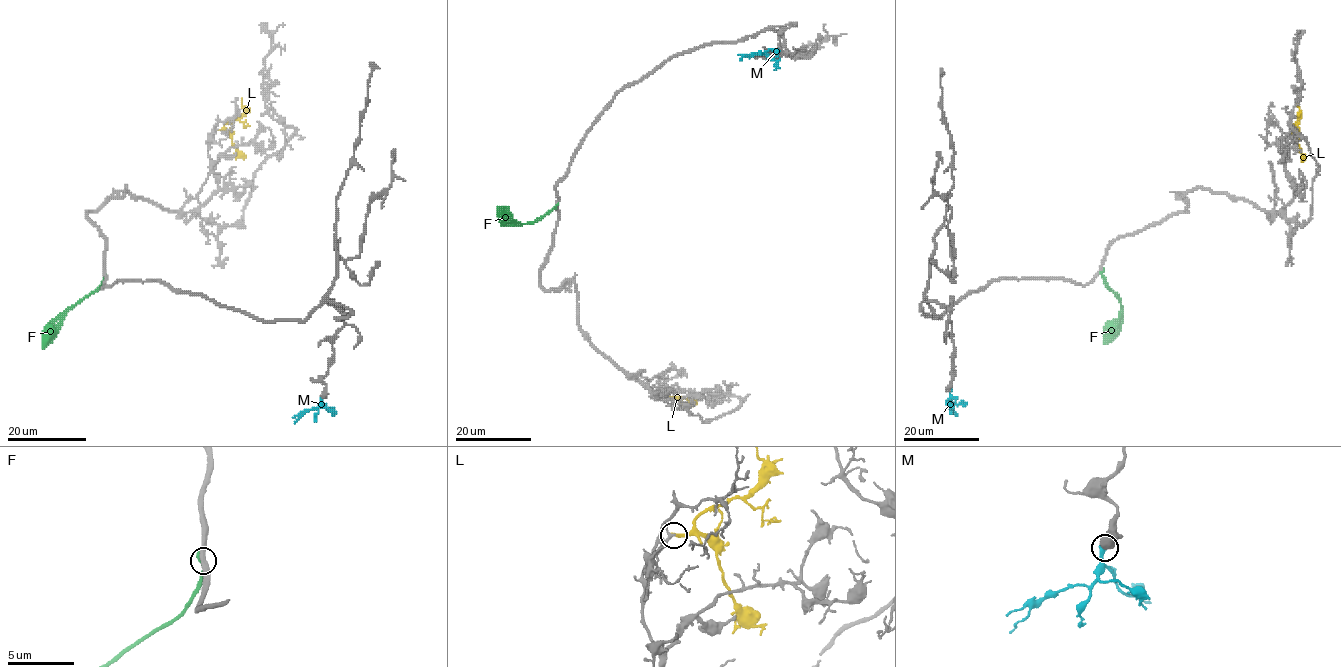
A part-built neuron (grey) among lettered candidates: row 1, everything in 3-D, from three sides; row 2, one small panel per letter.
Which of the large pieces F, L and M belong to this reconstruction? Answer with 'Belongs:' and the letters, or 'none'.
Belongs: L

